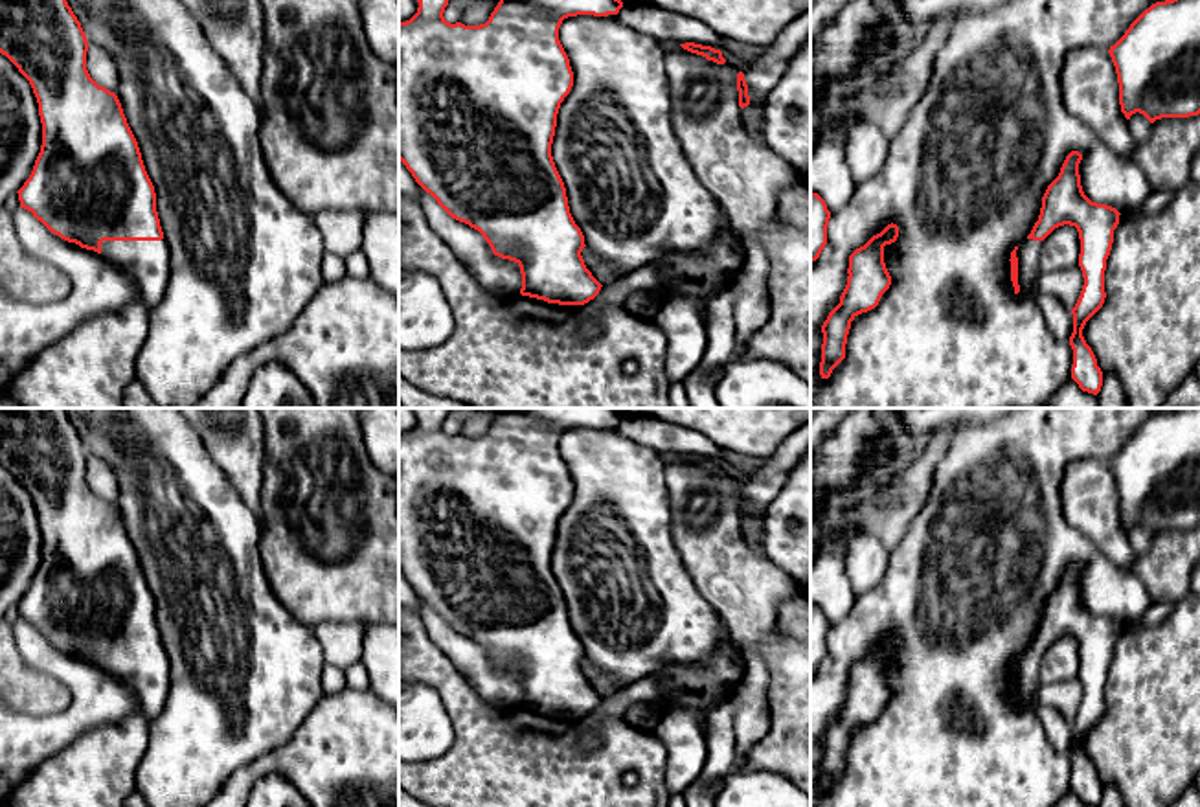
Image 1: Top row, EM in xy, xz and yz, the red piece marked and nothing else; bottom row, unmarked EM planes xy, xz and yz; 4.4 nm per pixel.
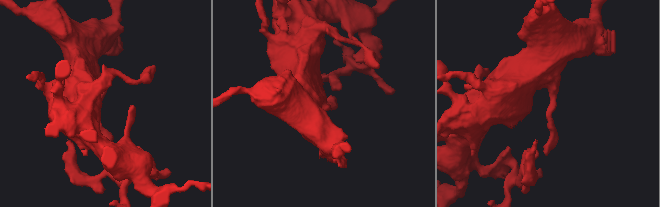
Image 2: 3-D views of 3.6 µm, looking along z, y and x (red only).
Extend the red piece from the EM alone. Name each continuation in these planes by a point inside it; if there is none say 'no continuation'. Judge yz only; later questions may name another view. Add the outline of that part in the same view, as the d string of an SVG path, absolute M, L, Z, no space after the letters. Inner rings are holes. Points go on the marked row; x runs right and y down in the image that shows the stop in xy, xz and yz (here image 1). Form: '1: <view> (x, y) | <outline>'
1: yz (1030, 250) | M1024 239L1018 244L1016 257L1018 257L1018 285L1020 294L1029 294L1036 290L1040 267L1038 259L1042 254L1044 241Z

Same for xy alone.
1: xy (147, 261) | M103 241L101 254L108 263L125 268L138 283L138 296L153 311L169 281L169 244L162 241Z

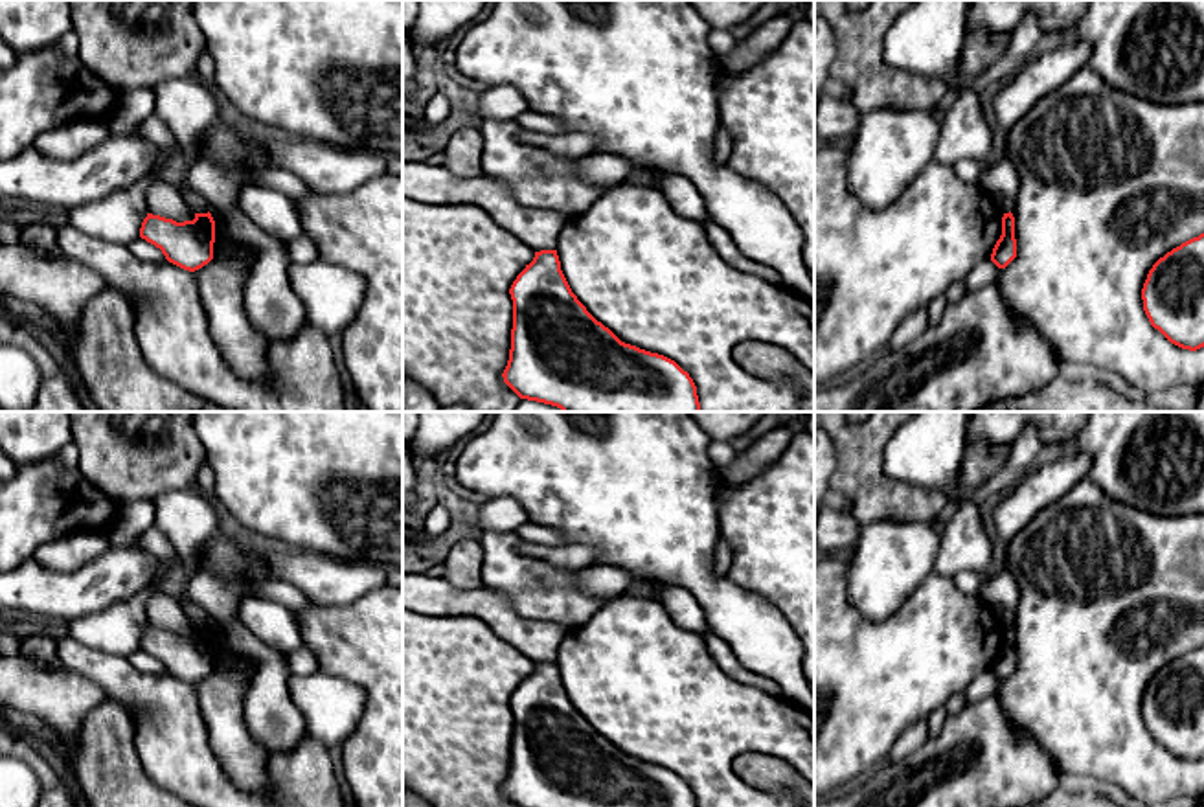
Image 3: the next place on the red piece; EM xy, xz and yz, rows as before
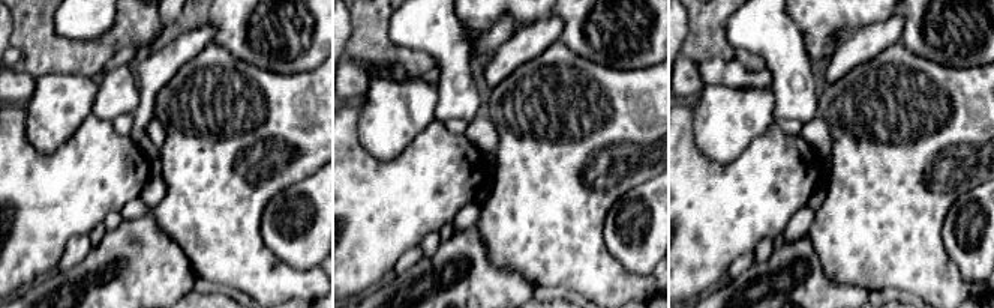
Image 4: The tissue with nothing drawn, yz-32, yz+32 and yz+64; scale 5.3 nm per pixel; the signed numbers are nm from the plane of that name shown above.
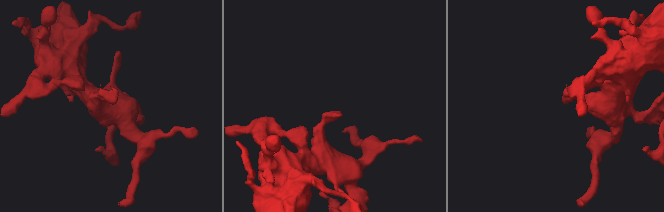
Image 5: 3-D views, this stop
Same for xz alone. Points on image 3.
no continuation

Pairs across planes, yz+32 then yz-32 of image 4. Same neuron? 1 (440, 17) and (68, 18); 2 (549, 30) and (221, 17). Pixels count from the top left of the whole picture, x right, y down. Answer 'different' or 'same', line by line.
1: same
2: different

